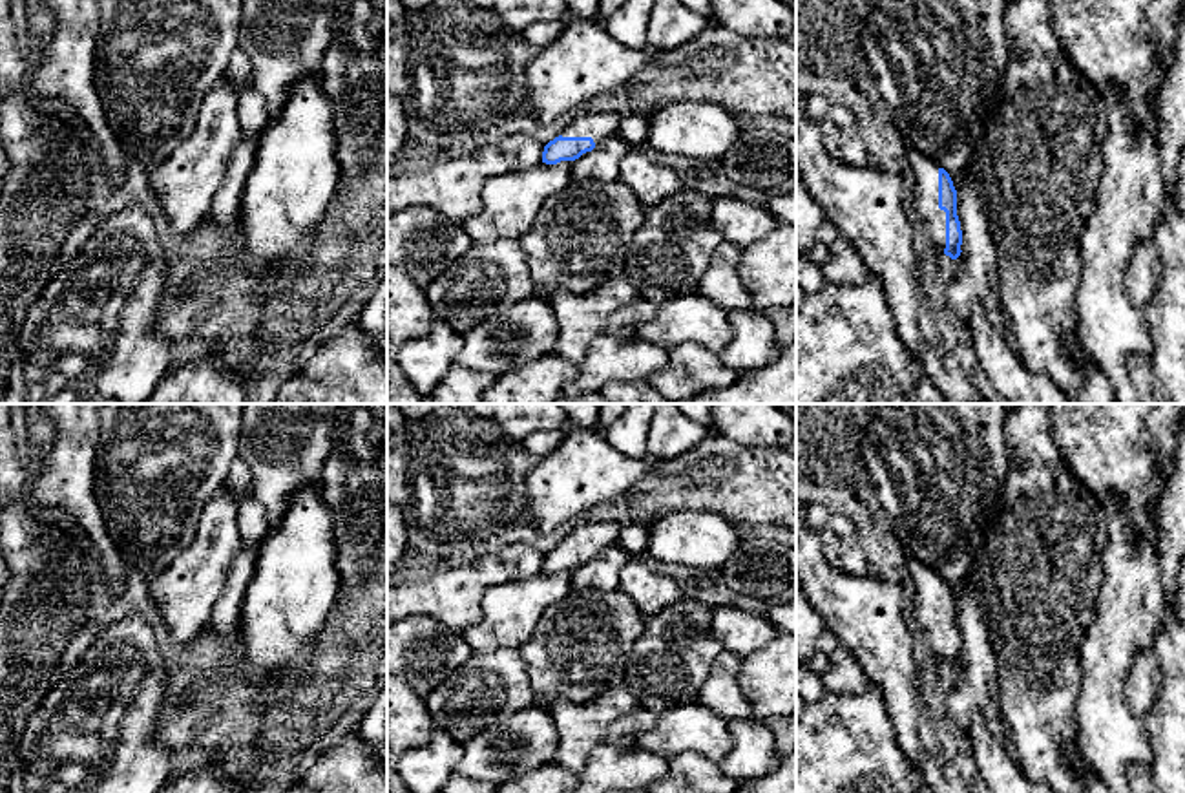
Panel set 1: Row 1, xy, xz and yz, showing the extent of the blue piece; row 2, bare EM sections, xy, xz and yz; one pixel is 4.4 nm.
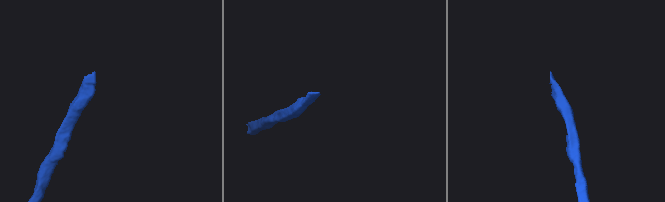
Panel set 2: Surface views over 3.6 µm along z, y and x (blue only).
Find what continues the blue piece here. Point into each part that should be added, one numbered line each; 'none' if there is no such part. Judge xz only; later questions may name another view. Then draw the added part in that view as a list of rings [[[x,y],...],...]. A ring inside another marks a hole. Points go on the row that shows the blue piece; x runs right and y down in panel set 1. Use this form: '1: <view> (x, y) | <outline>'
1: xz (601, 126) | [[[581,113],[562,132],[562,137],[592,137],[595,146],[615,137],[621,117],[613,113]]]

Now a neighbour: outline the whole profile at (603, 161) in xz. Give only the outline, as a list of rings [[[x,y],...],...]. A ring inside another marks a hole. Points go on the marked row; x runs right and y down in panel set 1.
[[[615,135],[575,159],[572,175],[573,179],[615,181],[619,166],[630,152],[632,146]]]

